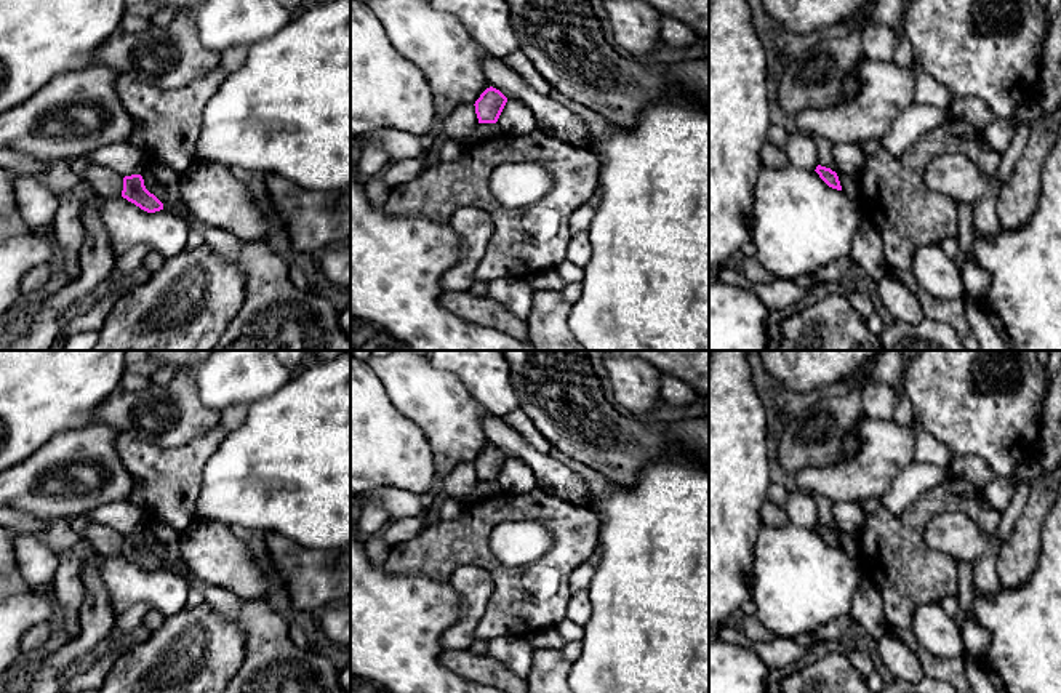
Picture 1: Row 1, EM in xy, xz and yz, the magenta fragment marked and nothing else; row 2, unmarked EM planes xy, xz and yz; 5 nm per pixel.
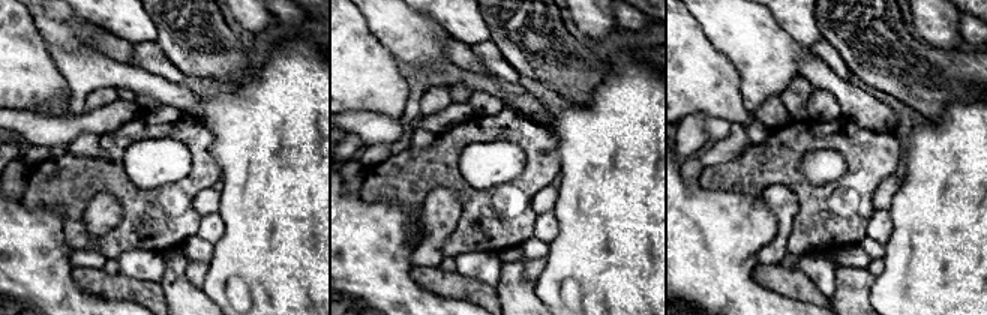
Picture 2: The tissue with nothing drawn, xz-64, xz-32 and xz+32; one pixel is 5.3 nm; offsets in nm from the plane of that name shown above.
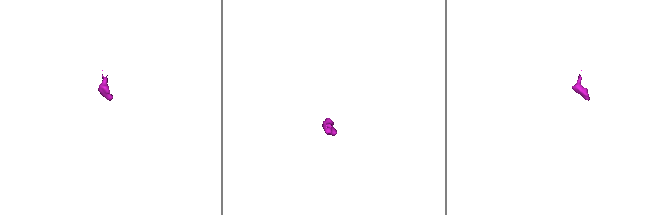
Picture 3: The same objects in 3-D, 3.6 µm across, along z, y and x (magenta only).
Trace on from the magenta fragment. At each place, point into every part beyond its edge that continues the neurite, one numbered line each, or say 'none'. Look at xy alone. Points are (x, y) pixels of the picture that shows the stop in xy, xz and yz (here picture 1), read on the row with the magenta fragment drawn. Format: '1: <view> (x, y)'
none

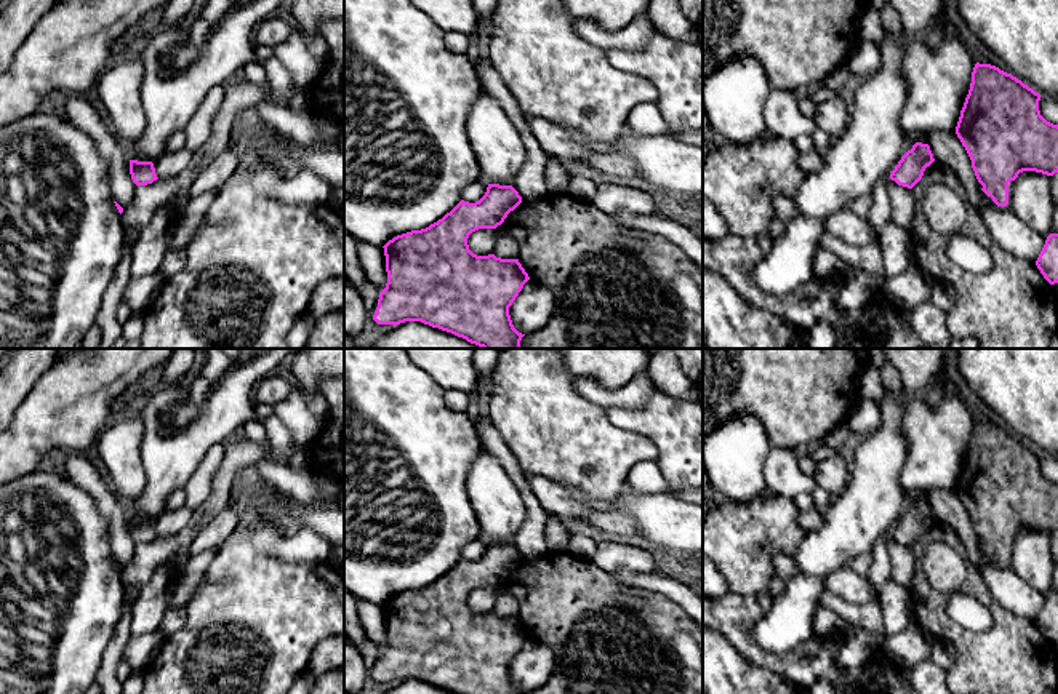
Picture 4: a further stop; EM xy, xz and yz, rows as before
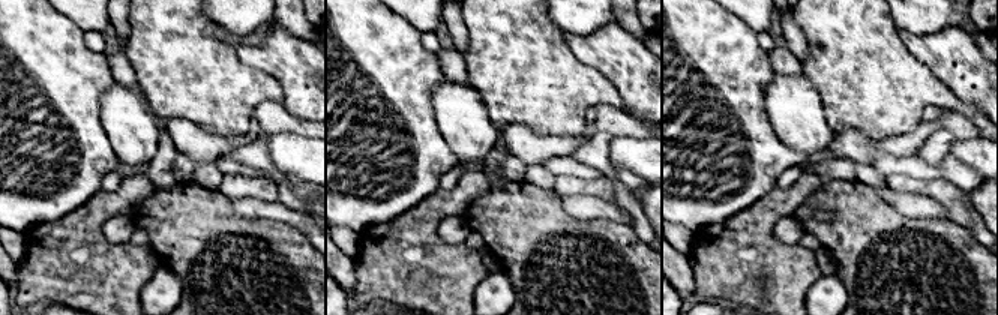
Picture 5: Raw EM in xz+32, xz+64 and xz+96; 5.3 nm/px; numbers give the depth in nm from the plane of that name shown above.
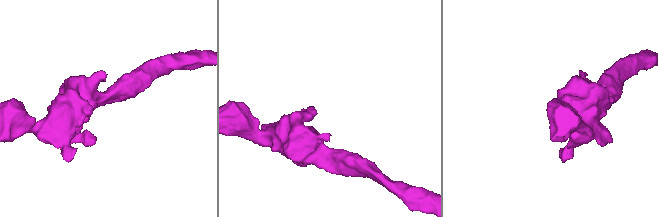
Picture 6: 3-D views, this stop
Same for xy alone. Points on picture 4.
none

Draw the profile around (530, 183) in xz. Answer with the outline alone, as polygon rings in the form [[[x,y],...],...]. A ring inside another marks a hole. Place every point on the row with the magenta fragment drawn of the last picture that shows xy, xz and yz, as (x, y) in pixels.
[[[472,53],[472,62],[482,90],[501,102],[503,109],[515,123],[527,149],[527,160],[522,170],[517,173],[512,187],[522,197],[522,201],[536,201],[551,195],[544,176],[549,158],[533,136],[528,122],[520,112],[520,107],[517,106],[512,93],[503,83],[501,77],[498,75],[490,61],[483,61]]]

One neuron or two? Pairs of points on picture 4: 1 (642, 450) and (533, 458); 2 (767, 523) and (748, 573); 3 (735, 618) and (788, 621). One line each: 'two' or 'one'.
1: one
2: one
3: two

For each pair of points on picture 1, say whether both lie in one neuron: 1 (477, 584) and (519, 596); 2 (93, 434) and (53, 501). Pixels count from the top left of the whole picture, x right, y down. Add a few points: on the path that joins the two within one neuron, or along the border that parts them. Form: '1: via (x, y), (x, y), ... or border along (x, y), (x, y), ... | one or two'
1: border along (466, 564), (480, 567), (492, 583), (477, 623) | two
2: via (71, 447), (60, 452), (34, 477), (34, 485) | one

